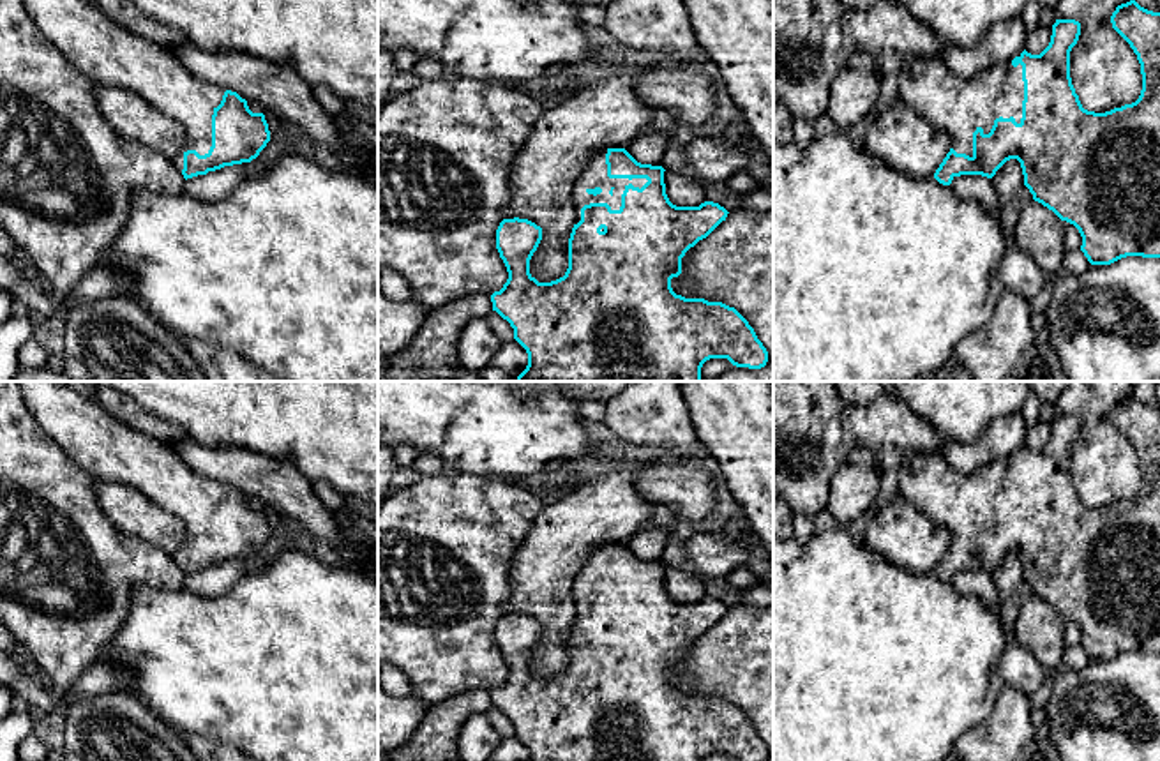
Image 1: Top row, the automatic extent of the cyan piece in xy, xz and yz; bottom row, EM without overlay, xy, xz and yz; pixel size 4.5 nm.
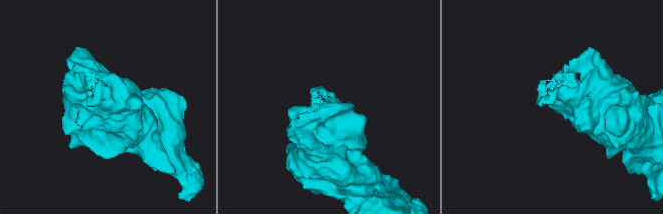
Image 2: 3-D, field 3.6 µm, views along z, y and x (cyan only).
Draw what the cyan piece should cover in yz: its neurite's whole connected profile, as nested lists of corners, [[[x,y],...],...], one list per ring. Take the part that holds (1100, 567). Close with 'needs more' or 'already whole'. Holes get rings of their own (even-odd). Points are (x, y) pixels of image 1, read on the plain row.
[[[1130,396],[1116,403],[1111,418],[1137,450],[1142,486],[1135,498],[1105,509],[1084,505],[1072,480],[1070,447],[1081,431],[1075,415],[1056,415],[1051,438],[1040,450],[1024,445],[968,475],[955,471],[941,450],[909,452],[899,466],[899,494],[952,533],[934,574],[943,581],[960,570],[992,574],[1006,556],[1017,554],[1033,595],[1079,625],[1081,646],[1091,660],[1111,660],[1126,652],[1160,653],[1160,408]]] | needs more

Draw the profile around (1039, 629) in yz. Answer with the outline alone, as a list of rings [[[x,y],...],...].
[[[1031,595],[1024,600],[1013,630],[1045,671],[1063,666],[1063,616],[1052,606]]]

